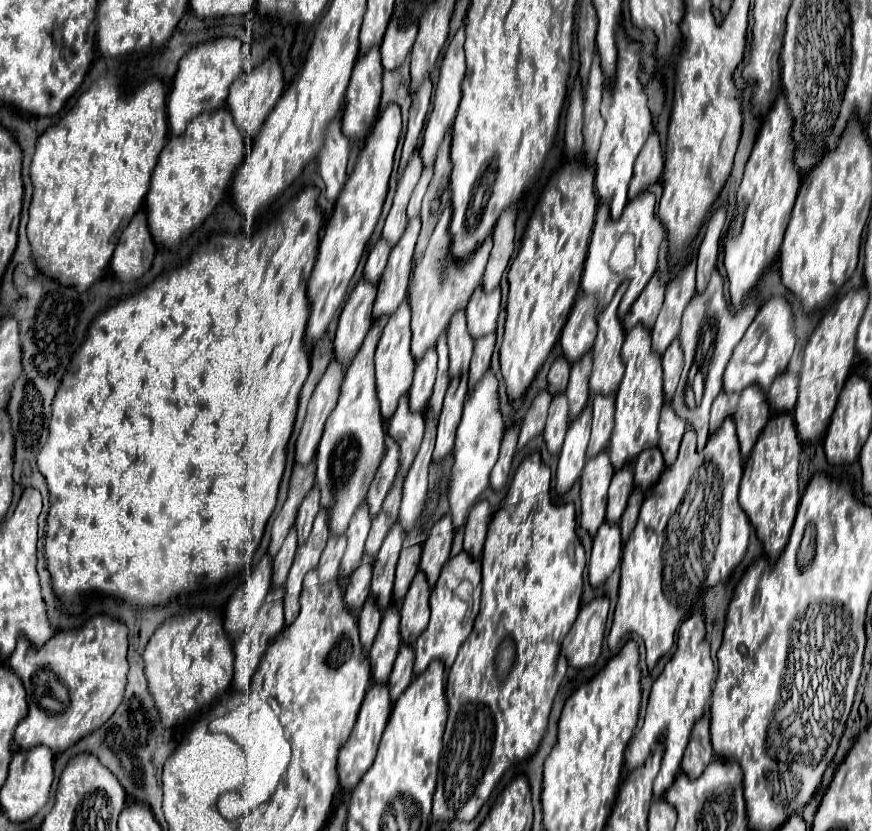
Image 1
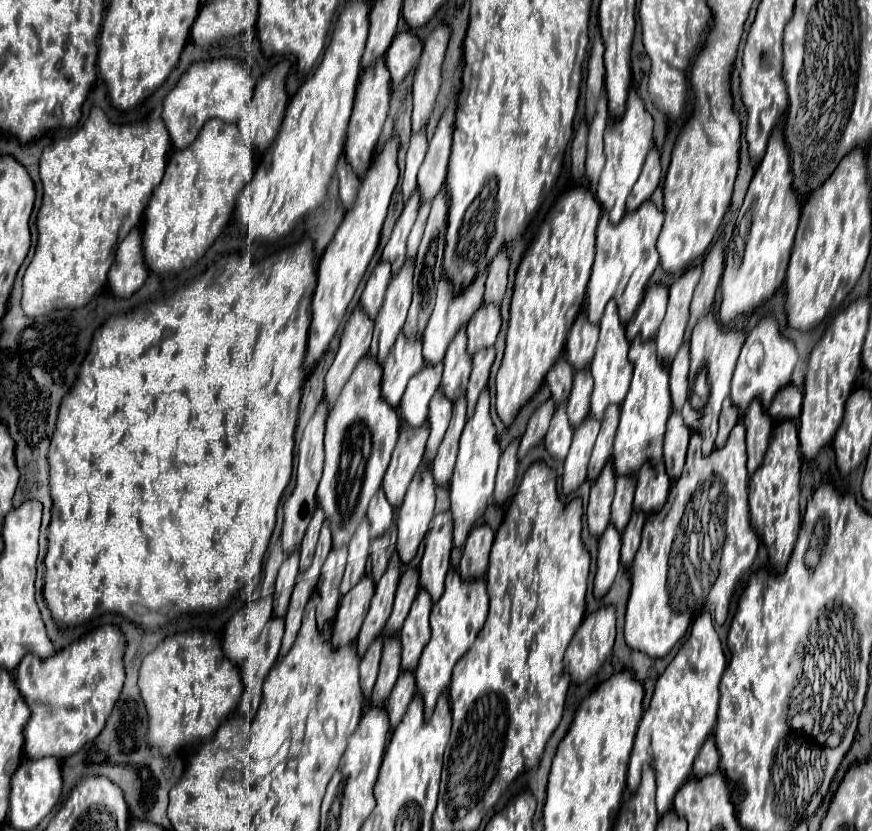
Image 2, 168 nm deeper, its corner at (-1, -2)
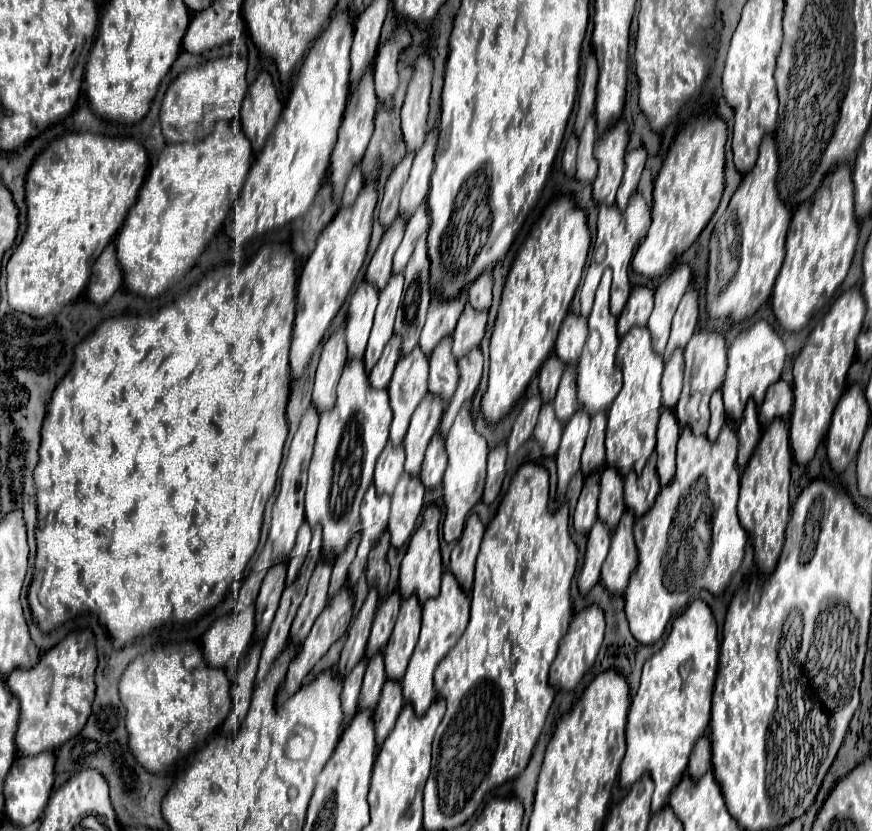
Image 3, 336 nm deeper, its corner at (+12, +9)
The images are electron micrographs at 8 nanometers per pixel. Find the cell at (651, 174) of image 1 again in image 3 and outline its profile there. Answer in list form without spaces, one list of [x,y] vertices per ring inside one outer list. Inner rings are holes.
[[[643,146],[635,148],[635,150],[629,150],[625,154],[625,176],[623,176],[621,186],[617,190],[617,206],[619,206],[619,210],[625,210],[629,196],[637,190],[641,172],[645,168],[645,160],[647,160],[647,152],[645,152]]]

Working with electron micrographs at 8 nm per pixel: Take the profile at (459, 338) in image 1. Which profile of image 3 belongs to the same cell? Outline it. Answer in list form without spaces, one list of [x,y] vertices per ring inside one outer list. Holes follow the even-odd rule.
[[[443,338],[429,358],[429,392],[439,394],[443,400],[451,400],[457,390],[459,370],[457,360],[451,354],[451,338]]]

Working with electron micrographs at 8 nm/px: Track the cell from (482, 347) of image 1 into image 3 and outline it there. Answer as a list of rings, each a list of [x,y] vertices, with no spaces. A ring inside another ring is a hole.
[[[473,348],[469,350],[461,360],[459,360],[459,386],[441,418],[441,434],[445,436],[449,432],[449,426],[453,424],[459,408],[473,398],[477,386],[479,386],[479,380],[481,380],[481,374],[483,374],[483,356],[481,356],[481,350],[479,348]]]

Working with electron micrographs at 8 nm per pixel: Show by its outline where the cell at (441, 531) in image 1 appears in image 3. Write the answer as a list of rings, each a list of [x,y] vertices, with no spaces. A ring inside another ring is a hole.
[[[431,504],[423,512],[423,522],[415,530],[415,534],[409,540],[407,554],[401,562],[401,576],[399,576],[399,592],[403,598],[407,598],[411,592],[417,594],[419,602],[425,602],[427,598],[433,598],[439,590],[439,578],[441,578],[441,552],[439,552],[439,520],[441,520],[441,510]]]

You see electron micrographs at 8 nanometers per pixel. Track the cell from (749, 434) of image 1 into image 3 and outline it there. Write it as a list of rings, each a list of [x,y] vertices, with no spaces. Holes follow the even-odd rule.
[[[749,400],[747,406],[745,406],[745,412],[743,412],[737,436],[739,436],[737,464],[741,468],[745,468],[751,452],[755,450],[755,446],[757,446],[757,442],[761,438],[761,426],[759,426],[759,420],[757,420],[757,406],[755,406],[753,400]]]

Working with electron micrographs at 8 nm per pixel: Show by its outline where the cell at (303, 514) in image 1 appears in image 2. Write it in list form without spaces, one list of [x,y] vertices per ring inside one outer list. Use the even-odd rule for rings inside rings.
[[[318,507],[314,511],[312,521],[310,521],[310,525],[306,529],[306,535],[302,539],[302,547],[300,547],[300,573],[304,573],[310,567],[310,561],[314,557],[314,549],[316,549],[316,543],[318,543],[318,533],[320,533],[322,521],[324,521],[324,511]]]

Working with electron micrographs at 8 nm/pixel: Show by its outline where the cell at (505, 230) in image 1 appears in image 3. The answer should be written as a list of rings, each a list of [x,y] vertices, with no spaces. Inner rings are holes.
[[[485,270],[471,286],[469,286],[469,304],[475,308],[475,310],[489,310],[491,306],[491,286],[493,286],[493,280],[491,280],[491,270]]]

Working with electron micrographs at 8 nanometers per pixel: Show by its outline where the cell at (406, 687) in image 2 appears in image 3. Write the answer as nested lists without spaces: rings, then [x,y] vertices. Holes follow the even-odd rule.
[[[387,680],[377,708],[373,710],[373,720],[375,720],[375,732],[377,732],[377,744],[381,746],[387,734],[393,730],[395,720],[403,708],[403,692],[401,692],[401,682],[399,680]]]

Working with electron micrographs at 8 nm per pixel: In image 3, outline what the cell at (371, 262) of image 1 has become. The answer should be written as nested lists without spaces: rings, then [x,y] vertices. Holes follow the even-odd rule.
[[[359,282],[355,288],[351,302],[349,302],[349,312],[347,312],[347,348],[349,348],[349,360],[353,358],[363,358],[369,330],[373,324],[373,314],[377,306],[377,294],[379,290],[369,284],[369,282]]]

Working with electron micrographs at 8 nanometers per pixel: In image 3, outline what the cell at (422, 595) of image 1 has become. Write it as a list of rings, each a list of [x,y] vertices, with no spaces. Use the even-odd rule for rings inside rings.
[[[415,594],[401,602],[393,634],[383,650],[387,678],[403,678],[421,628],[421,604]]]

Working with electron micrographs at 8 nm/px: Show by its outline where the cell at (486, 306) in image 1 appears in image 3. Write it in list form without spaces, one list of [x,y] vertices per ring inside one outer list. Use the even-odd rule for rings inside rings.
[[[465,304],[465,310],[453,332],[453,356],[455,358],[461,358],[473,346],[479,346],[485,334],[485,324],[487,324],[487,312],[477,312],[469,304]]]

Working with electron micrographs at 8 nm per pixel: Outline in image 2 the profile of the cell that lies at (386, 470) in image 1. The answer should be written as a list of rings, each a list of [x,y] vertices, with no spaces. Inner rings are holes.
[[[382,489],[378,491],[376,499],[372,499],[368,507],[368,521],[372,525],[372,539],[386,533],[386,529],[390,529],[394,523],[394,507],[388,503]]]

